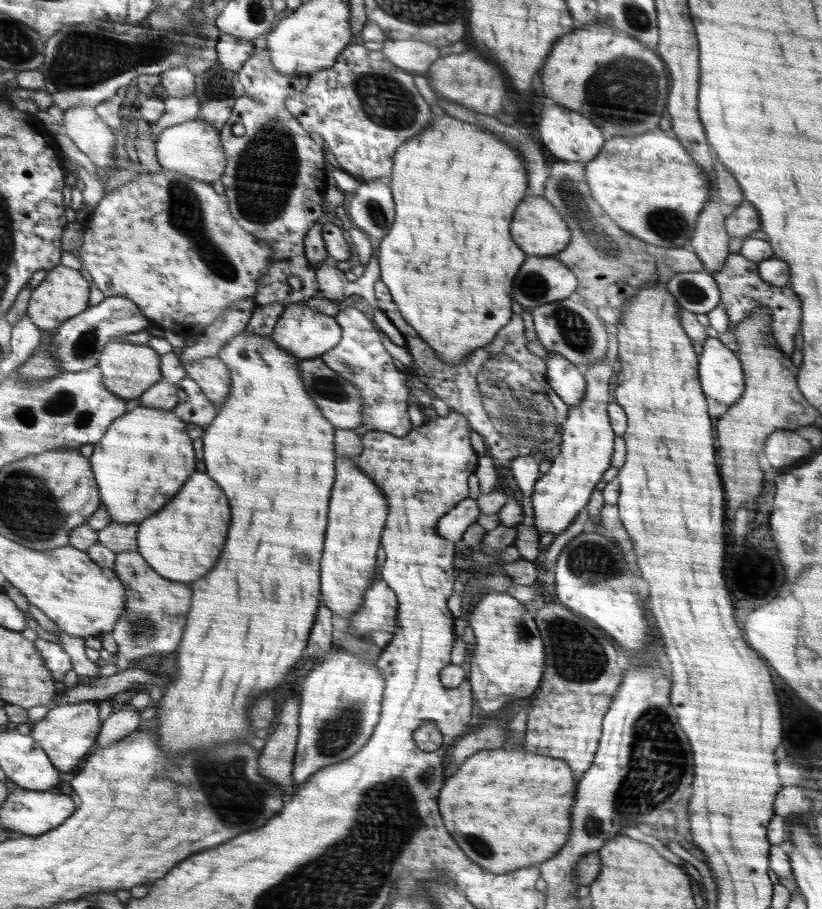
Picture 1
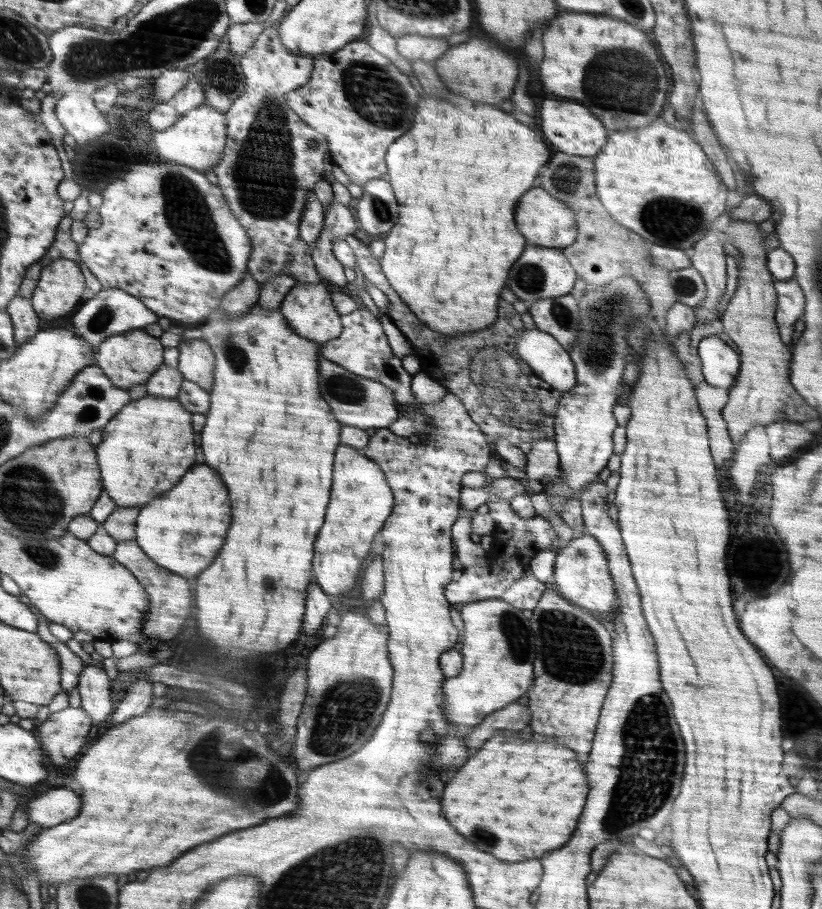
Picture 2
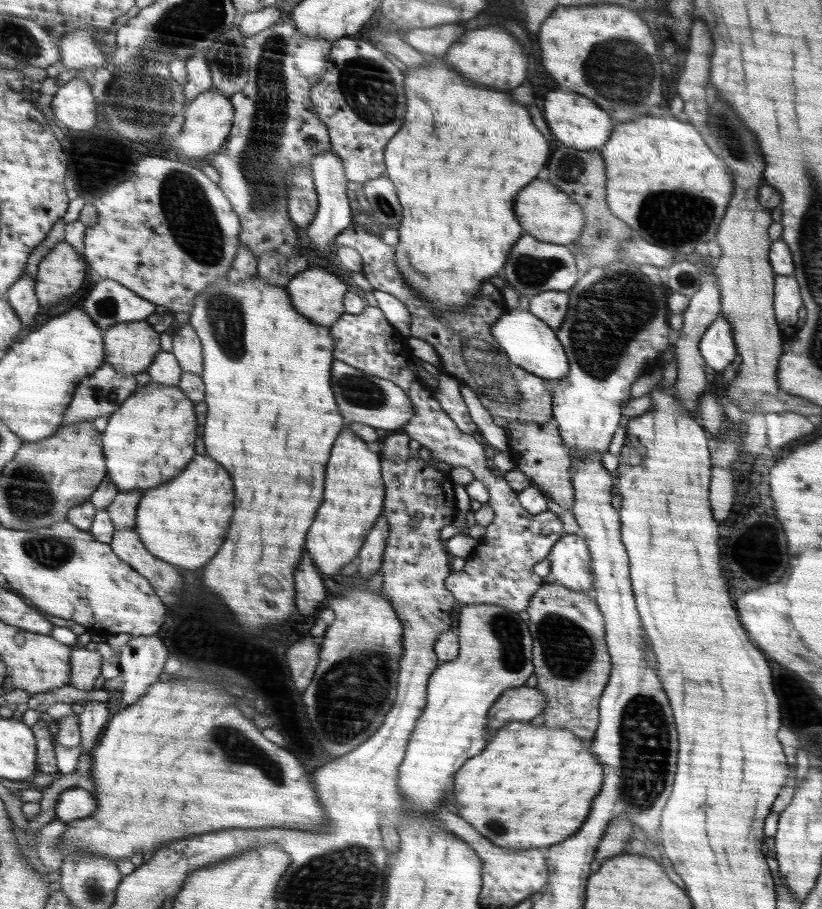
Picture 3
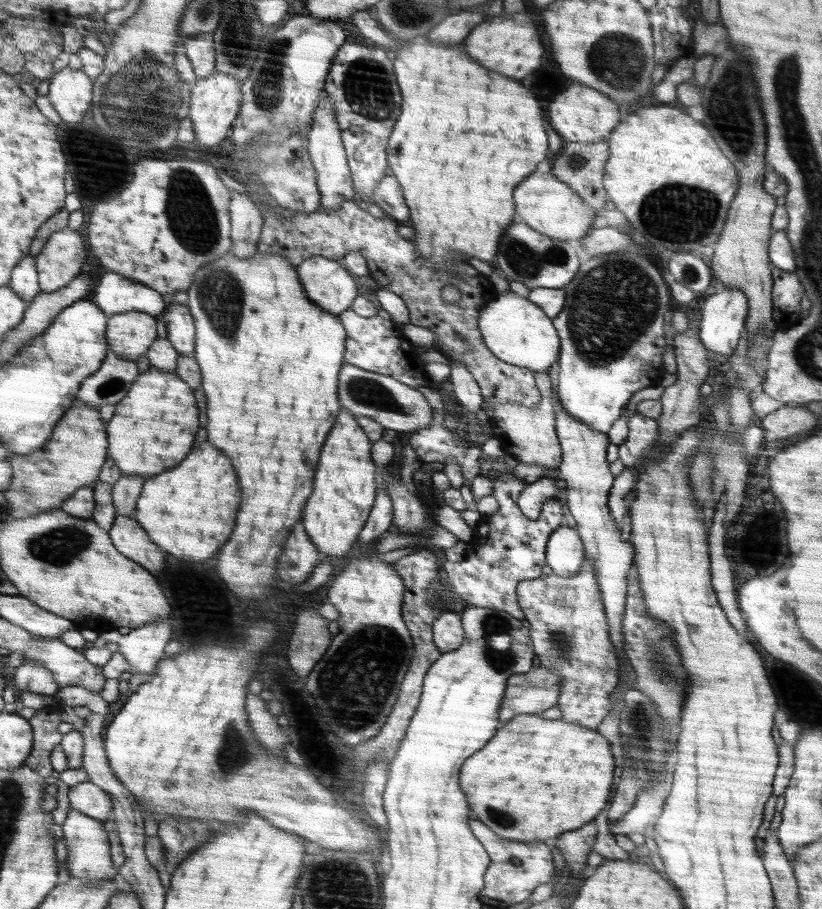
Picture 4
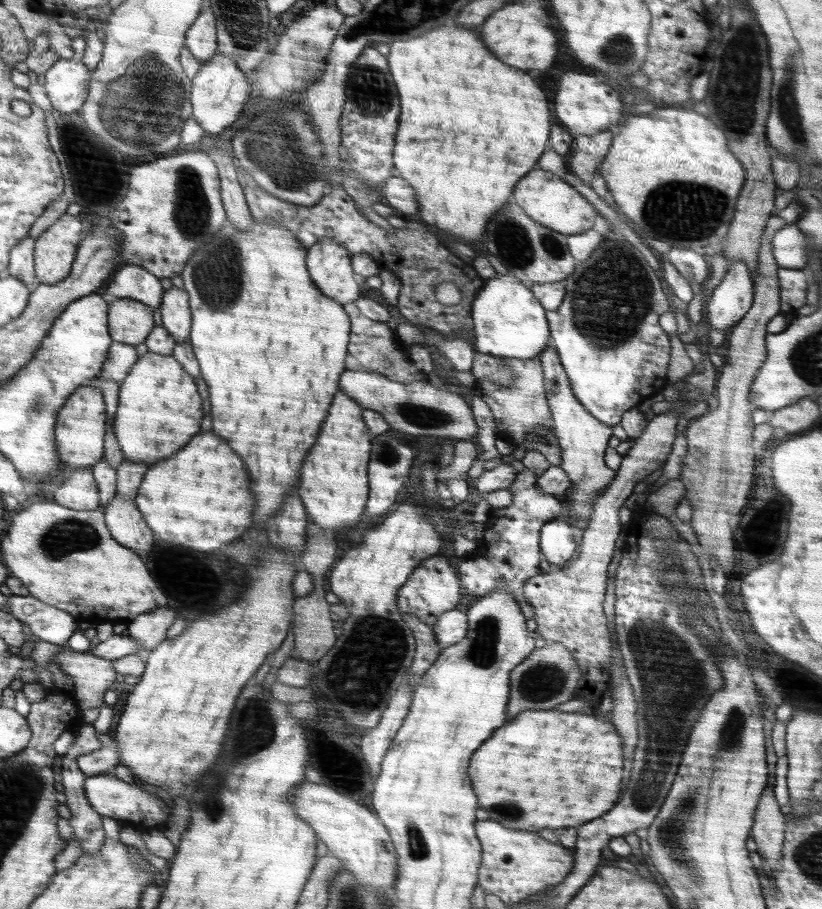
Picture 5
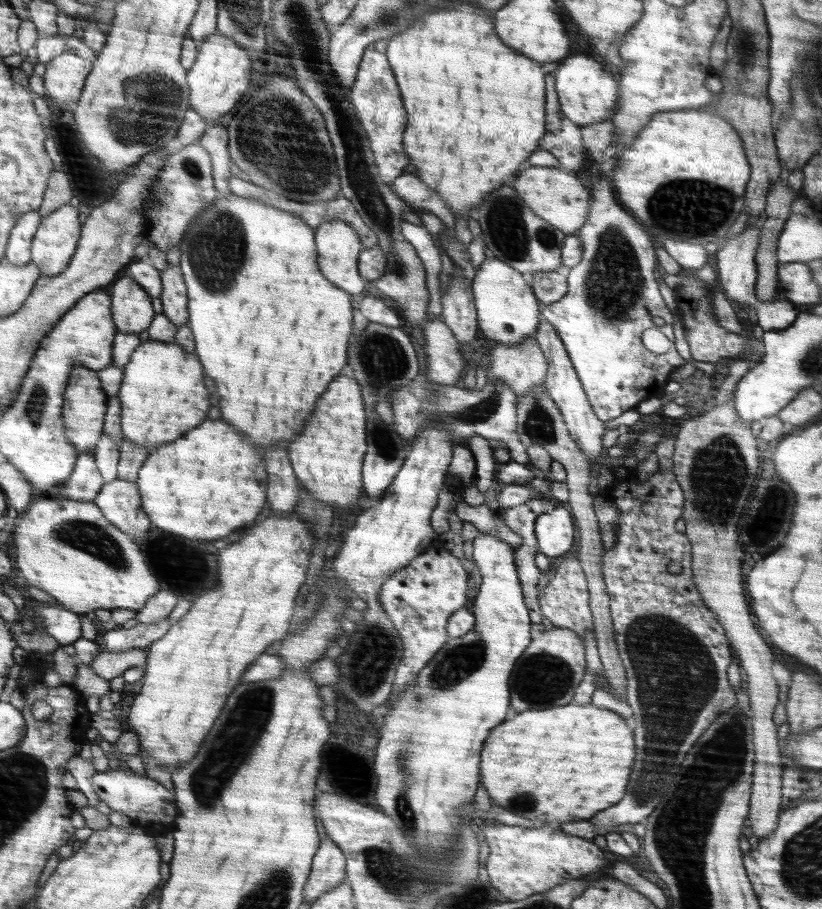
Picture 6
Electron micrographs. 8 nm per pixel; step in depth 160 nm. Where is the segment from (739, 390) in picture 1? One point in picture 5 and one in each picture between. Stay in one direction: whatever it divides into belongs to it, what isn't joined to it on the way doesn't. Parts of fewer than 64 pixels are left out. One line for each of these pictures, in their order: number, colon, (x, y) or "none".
2: (721, 364)
3: (718, 347)
4: (724, 313)
5: (729, 302)

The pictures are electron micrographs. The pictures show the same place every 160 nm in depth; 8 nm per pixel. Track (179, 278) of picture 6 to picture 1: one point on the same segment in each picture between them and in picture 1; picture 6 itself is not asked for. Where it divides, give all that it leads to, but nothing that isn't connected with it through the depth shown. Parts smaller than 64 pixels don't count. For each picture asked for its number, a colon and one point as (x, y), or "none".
1: (211, 374)
2: (197, 361)
3: (187, 347)
4: (180, 324)
5: (177, 318)

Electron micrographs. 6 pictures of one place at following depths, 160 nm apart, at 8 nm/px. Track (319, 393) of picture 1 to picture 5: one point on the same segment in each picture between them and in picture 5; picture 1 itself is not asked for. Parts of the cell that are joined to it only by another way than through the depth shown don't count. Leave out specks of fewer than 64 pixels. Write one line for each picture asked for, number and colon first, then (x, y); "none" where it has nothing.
2: (358, 401)
3: (377, 402)
4: (390, 402)
5: (418, 408)

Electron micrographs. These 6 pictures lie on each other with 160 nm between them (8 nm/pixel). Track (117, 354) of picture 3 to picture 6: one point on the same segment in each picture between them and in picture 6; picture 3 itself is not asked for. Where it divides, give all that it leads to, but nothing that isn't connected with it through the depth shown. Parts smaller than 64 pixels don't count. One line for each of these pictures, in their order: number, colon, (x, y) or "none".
4: (130, 334)
5: (131, 322)
6: (131, 307)

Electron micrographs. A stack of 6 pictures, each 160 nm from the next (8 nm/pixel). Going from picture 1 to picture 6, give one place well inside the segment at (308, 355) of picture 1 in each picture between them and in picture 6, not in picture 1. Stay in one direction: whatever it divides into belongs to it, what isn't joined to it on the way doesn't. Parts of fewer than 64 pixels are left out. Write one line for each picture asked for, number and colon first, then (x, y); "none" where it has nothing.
2: (308, 308)
3: (318, 294)
4: (328, 283)
5: (329, 263)
6: (339, 245)

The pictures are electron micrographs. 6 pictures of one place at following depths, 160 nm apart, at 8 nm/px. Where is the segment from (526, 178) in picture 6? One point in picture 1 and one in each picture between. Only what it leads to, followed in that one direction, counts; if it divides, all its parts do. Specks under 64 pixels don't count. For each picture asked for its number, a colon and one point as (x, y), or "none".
1: (539, 229)
2: (548, 222)
3: (548, 213)
4: (547, 204)
5: (550, 201)

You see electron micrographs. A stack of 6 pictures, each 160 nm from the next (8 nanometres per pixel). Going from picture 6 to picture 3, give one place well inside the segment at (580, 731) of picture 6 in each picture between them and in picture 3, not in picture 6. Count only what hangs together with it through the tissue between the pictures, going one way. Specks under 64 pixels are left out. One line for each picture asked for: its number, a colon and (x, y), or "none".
3: (548, 779)
4: (565, 770)
5: (561, 769)

